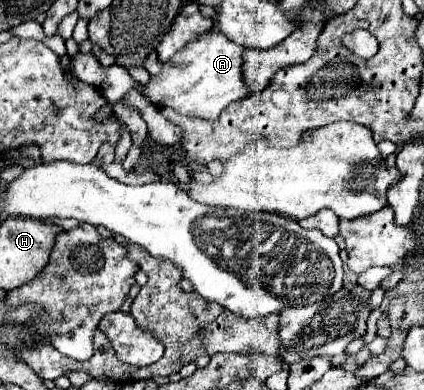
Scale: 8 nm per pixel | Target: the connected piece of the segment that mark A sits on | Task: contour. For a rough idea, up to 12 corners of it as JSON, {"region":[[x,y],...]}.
{"region":[[217,30],[189,42],[143,92],[217,120],[253,94],[243,46]]}

